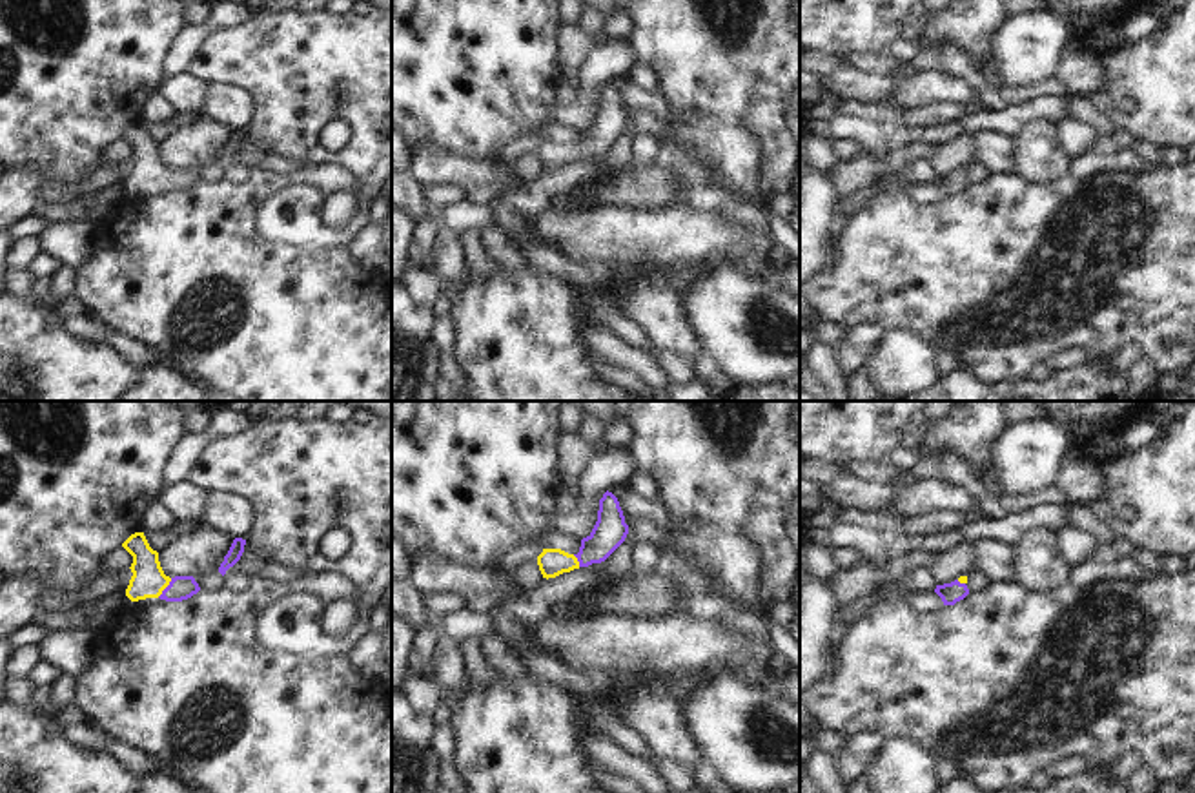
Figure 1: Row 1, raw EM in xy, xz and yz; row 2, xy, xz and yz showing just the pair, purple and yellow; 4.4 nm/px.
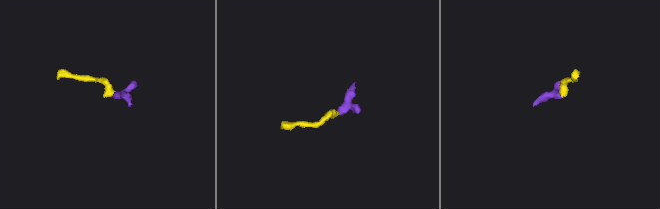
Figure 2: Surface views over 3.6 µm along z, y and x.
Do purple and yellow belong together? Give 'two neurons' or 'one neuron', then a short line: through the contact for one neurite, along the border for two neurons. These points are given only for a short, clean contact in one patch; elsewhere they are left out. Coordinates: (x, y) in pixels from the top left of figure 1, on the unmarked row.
one neuron; line xy (181, 179), (166, 179), (148, 172)

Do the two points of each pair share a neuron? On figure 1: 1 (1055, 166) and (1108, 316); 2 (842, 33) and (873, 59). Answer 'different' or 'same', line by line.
1: different
2: different

